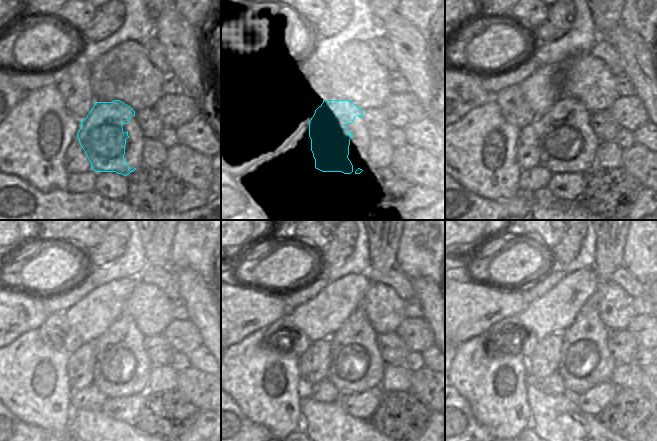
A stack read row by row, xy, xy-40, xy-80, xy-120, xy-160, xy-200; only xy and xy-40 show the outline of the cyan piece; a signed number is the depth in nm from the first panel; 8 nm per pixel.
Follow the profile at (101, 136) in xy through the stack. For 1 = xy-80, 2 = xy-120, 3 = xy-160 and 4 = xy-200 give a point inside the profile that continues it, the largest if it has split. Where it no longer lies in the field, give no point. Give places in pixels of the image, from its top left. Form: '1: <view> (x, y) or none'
1: xy-80 (556, 140)
2: xy-120 (109, 372)
3: xy-160 (338, 373)
4: xy-200 (560, 380)

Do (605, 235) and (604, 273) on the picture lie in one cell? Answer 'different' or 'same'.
same

